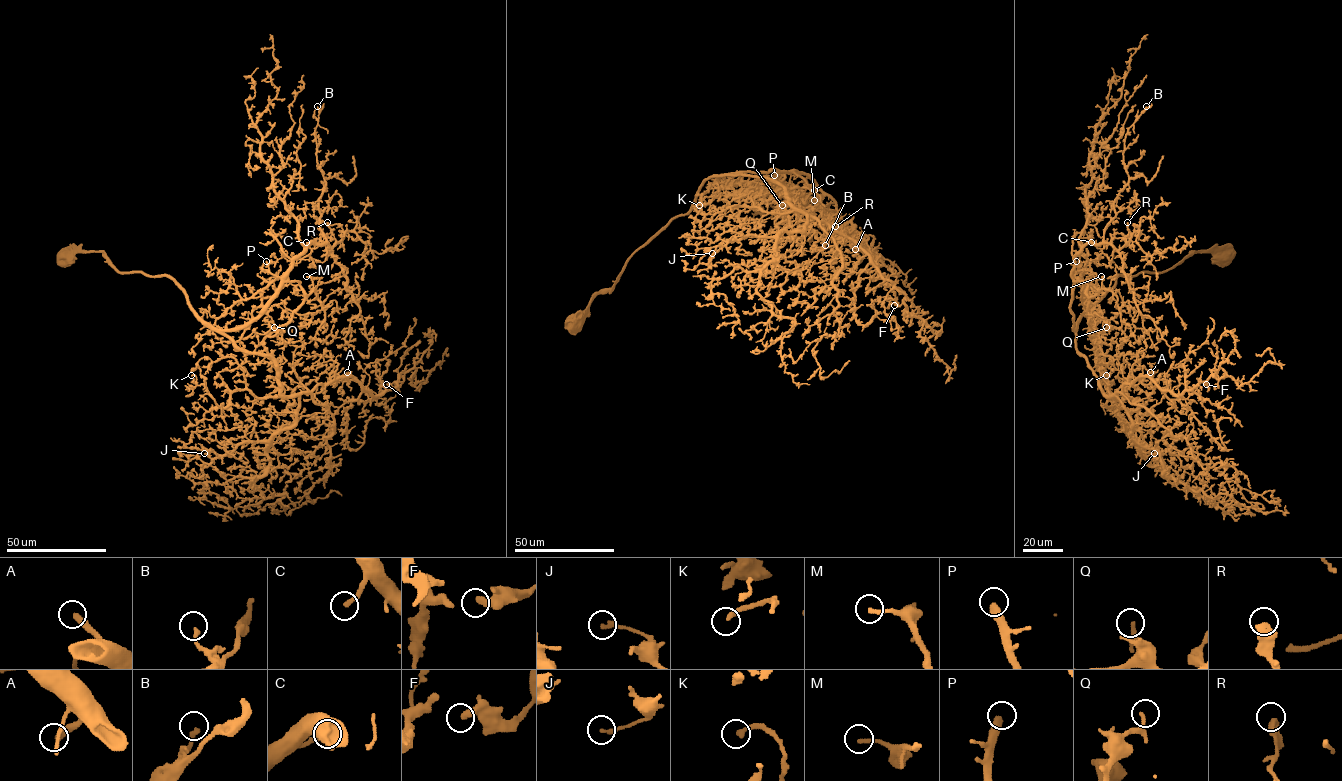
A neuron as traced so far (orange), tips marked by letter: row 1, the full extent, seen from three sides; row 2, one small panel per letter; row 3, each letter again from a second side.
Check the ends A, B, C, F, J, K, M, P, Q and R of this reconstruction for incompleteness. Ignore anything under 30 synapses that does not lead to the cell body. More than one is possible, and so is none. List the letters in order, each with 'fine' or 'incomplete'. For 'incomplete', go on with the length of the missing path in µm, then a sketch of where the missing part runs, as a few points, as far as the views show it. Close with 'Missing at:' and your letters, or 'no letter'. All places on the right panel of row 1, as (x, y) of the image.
A: incomplete; about 20 µm are missing; missing branch runs (1150, 372), (1161, 361), (1157, 357), (1159, 355)
B: fine
C: incomplete; about 15 µm are missing
F: fine
J: fine
K: fine
M: incomplete; about 10 µm are missing
P: incomplete; about 30 µm are missing; missing branch runs (1076, 261), (1079, 258), (1083, 266), (1081, 279), (1088, 272)
Q: fine
R: fine
Missing at: A, C, M, P

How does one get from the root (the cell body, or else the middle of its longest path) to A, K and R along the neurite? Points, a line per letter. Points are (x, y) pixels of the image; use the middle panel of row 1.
A: (573, 324), (713, 176), (775, 181), (855, 249)
K: (573, 324), (594, 296), (614, 287), (636, 251), (689, 210), (708, 178), (775, 181), (792, 210), (699, 205)
R: (573, 324), (636, 251), (689, 210), (711, 176), (806, 173), (836, 204), (843, 224), (835, 226)

